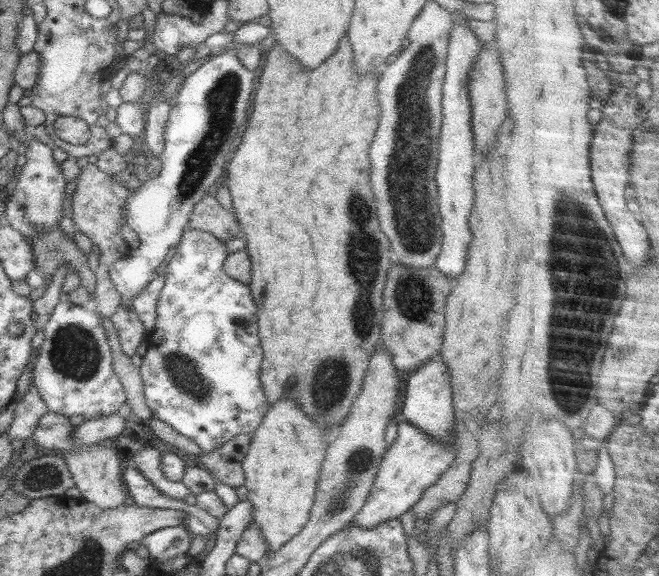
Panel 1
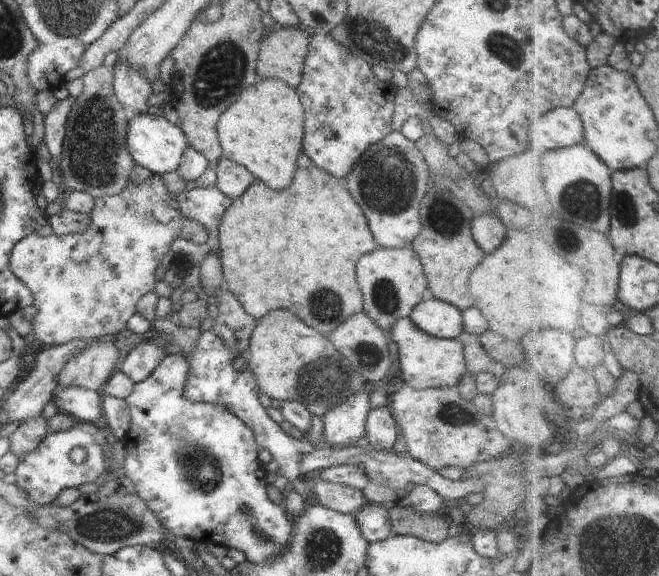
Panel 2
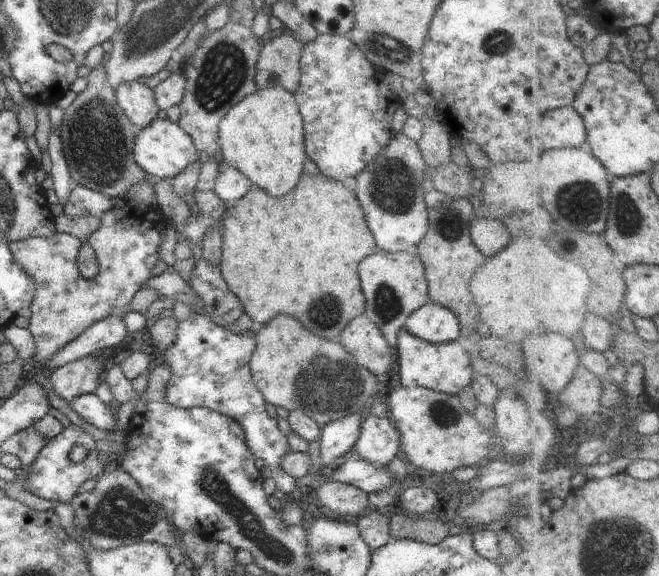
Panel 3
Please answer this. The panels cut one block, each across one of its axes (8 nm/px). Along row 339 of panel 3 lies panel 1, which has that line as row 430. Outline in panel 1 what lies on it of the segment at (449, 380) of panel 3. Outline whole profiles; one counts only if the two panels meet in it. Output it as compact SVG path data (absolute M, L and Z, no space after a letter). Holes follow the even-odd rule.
M398 419L398 438L388 445L384 453L375 482L368 493L367 503L347 526L354 524L358 528L374 528L389 519L400 518L420 500L424 490L435 484L452 465L457 448L458 440L452 444L434 442L422 430L412 426L408 420Z

